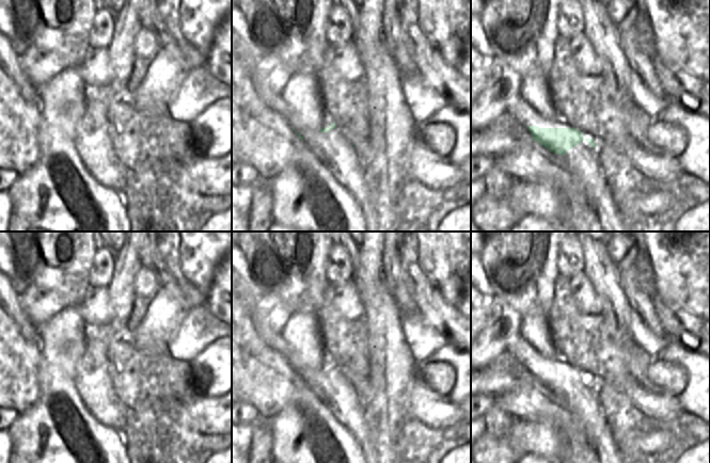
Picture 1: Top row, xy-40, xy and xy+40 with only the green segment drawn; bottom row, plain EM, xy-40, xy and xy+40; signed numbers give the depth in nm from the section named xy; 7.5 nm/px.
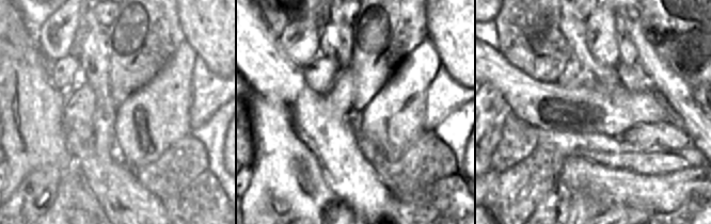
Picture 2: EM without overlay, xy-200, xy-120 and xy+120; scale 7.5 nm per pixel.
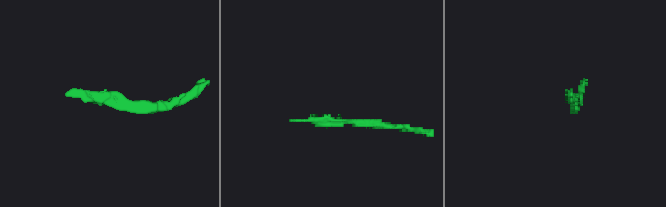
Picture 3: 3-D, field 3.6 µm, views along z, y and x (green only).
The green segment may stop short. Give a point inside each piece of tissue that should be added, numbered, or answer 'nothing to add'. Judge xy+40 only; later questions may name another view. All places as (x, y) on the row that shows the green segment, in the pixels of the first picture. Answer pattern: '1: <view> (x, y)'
nothing to add

